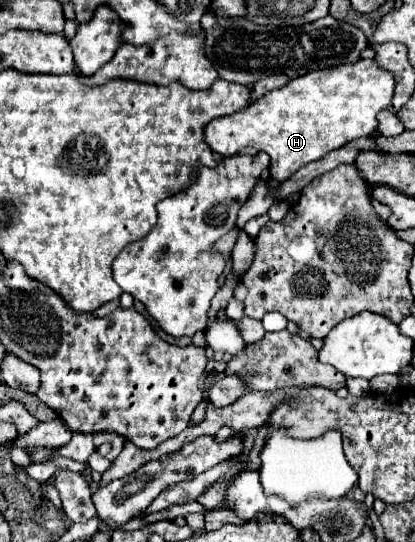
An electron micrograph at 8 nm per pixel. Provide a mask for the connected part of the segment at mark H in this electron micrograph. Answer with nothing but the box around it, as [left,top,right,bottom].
[205,59,395,182]

